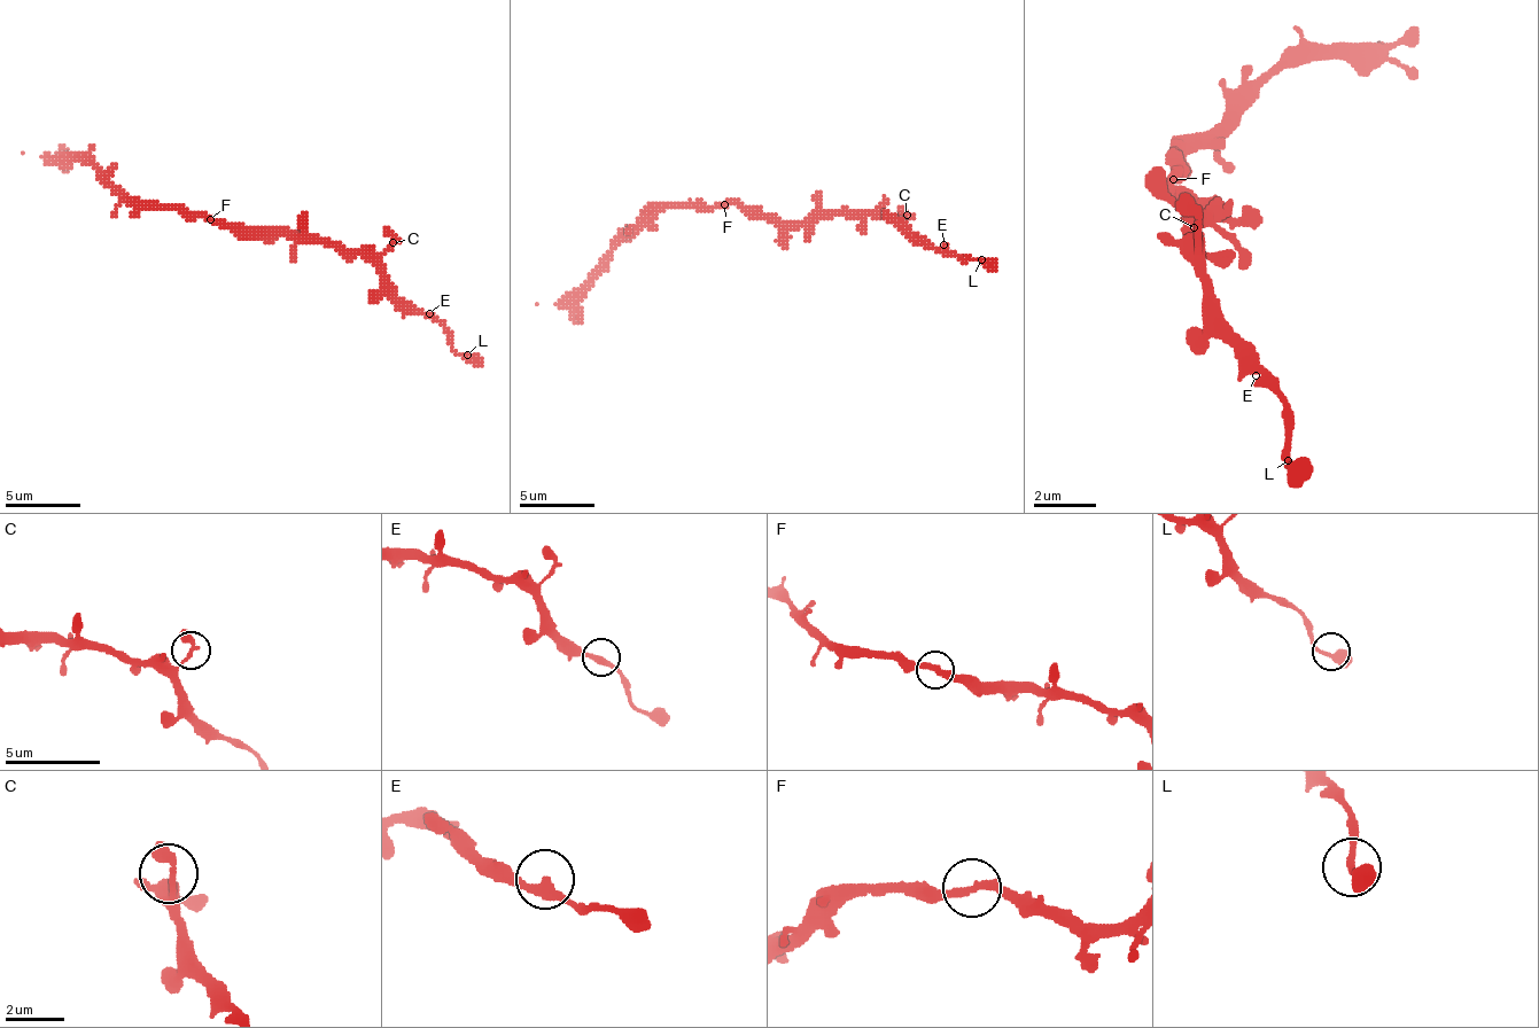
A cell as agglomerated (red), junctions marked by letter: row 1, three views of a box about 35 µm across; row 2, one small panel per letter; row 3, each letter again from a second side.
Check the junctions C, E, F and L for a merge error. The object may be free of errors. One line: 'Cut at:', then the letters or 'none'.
Cut at: none

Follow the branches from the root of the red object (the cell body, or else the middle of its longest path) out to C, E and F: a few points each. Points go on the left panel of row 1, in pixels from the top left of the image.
C: (254, 235), (303, 235), (321, 242), (340, 242), (348, 250), (373, 250), (378, 254), (393, 242)
E: (254, 235), (303, 235), (321, 242), (340, 242), (348, 250), (358, 250), (399, 298), (429, 313)
F: (254, 235), (235, 235), (220, 220), (209, 220)

